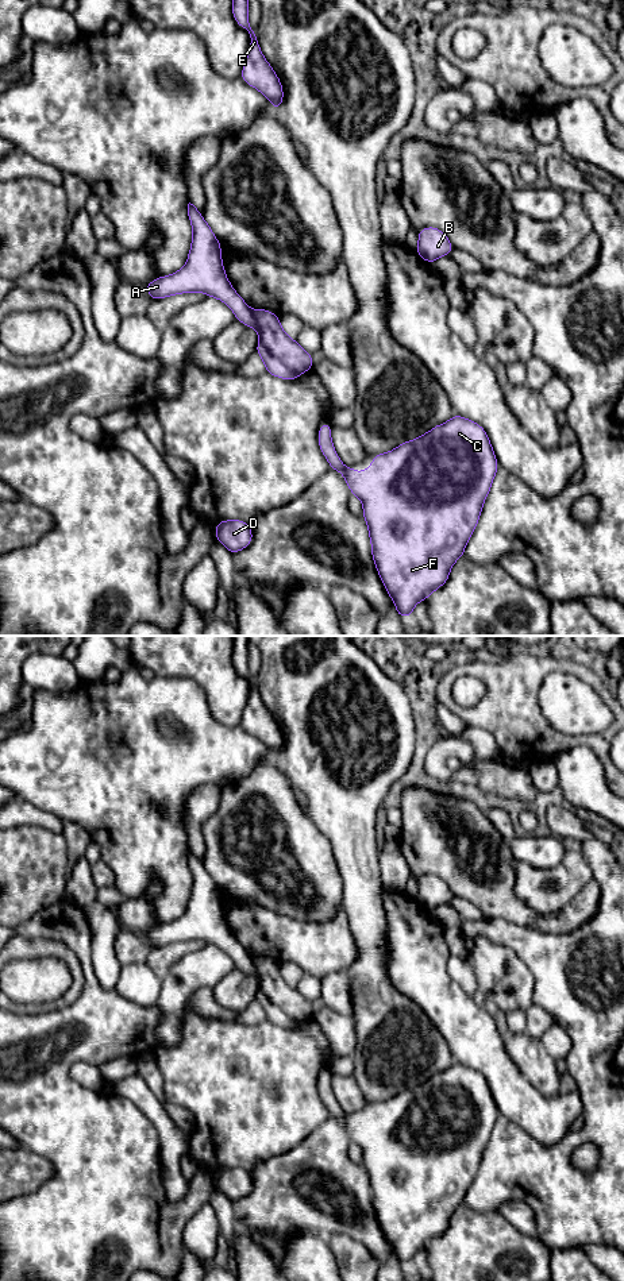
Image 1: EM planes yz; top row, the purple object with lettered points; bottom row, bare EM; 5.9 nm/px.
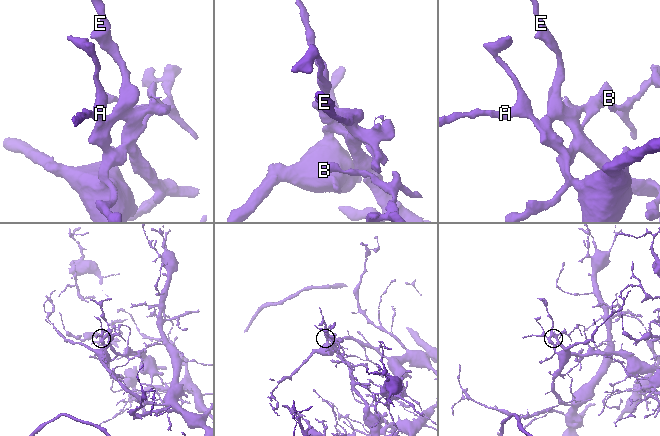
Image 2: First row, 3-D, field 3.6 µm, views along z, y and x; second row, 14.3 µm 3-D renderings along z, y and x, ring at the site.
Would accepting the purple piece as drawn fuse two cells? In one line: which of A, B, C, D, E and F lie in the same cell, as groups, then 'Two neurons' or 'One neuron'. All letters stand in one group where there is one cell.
Groups: A C F / B D E. Two neurons

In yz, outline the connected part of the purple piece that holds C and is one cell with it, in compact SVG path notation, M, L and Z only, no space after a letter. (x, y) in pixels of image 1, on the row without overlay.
M454 1062L417 1087L373 1103L373 1112L365 1120L342 1111L332 1092L331 1070L321 1069L317 1089L330 1116L342 1122L351 1142L362 1150L371 1204L396 1262L412 1265L413 1255L448 1228L451 1215L465 1203L478 1172L498 1118L486 1079Z

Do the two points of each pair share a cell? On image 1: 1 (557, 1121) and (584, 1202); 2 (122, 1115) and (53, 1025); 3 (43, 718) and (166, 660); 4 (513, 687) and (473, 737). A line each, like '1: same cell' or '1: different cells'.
1: different cells
2: same cell
3: different cells
4: different cells

